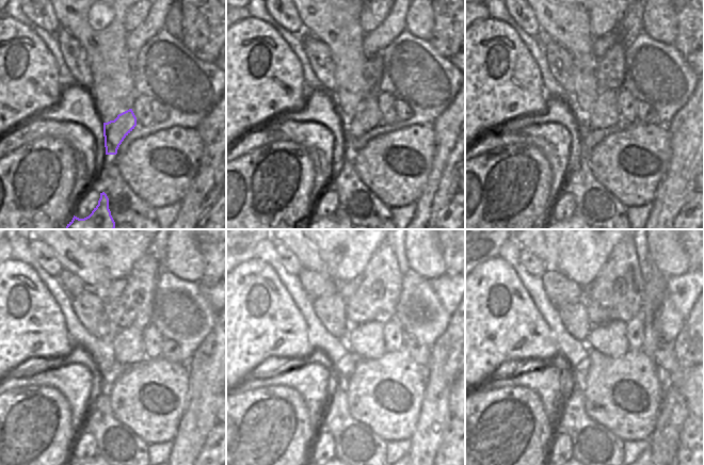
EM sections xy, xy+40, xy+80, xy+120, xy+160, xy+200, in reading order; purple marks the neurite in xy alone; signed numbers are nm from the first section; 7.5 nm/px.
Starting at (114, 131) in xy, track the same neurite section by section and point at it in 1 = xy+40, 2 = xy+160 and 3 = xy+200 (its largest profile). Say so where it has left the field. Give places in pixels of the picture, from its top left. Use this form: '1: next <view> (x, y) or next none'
1: next xy+40 (367, 115)
2: next xy+160 (366, 341)
3: next xy+200 (609, 339)

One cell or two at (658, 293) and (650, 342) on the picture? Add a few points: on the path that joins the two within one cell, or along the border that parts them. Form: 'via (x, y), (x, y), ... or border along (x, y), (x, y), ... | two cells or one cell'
via (650, 305), (650, 331) | one cell

